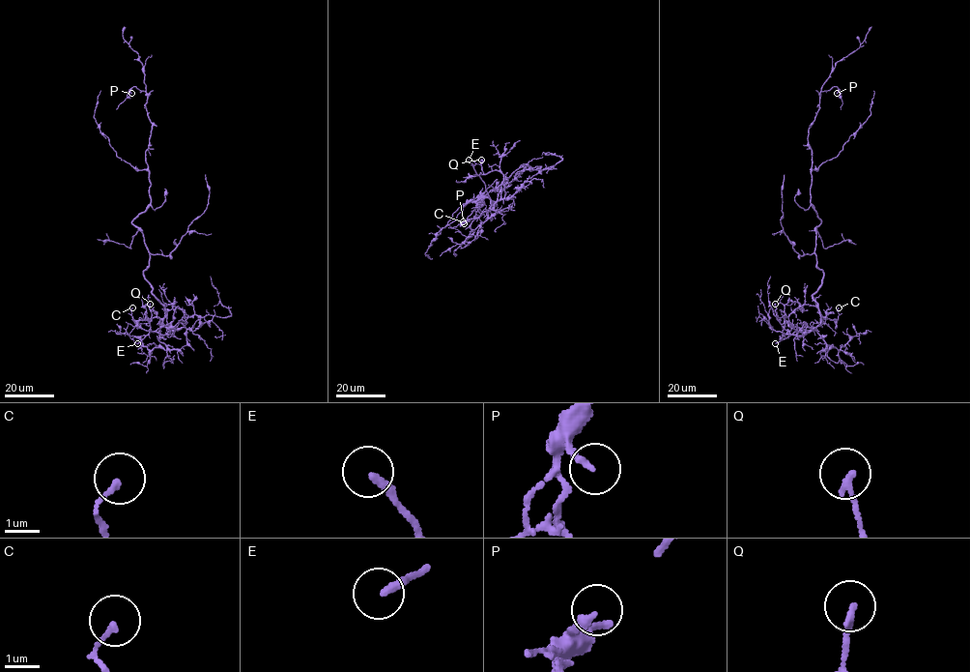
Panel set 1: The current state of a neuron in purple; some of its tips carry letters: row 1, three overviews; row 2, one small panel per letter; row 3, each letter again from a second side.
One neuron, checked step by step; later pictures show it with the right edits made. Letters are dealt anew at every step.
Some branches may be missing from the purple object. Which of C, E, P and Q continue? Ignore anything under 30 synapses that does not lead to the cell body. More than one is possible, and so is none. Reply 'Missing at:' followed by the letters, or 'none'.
Missing at: E

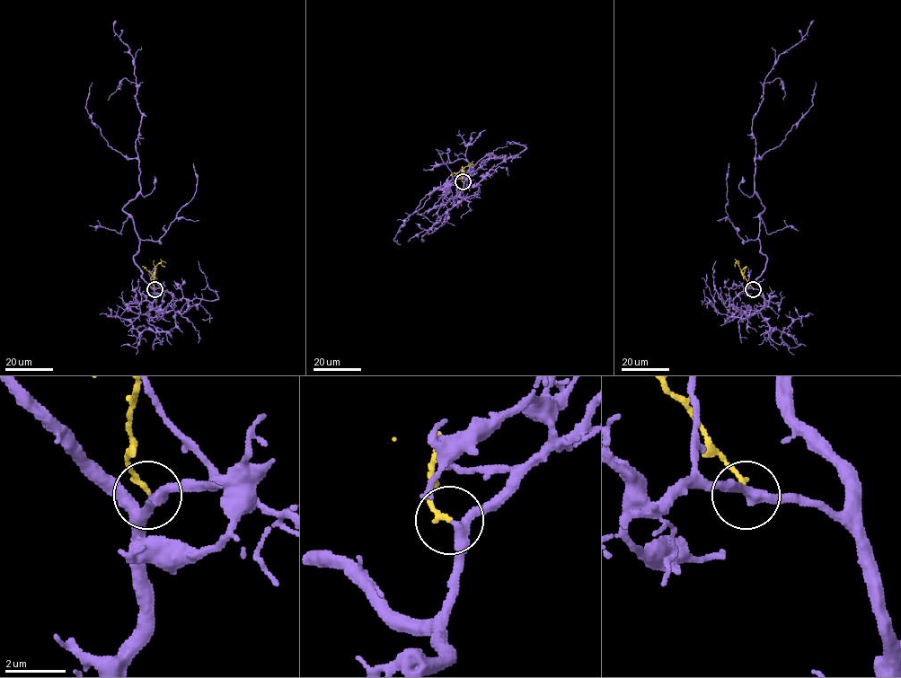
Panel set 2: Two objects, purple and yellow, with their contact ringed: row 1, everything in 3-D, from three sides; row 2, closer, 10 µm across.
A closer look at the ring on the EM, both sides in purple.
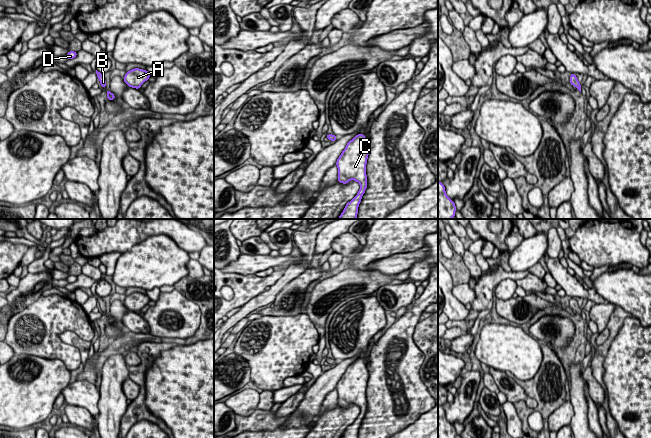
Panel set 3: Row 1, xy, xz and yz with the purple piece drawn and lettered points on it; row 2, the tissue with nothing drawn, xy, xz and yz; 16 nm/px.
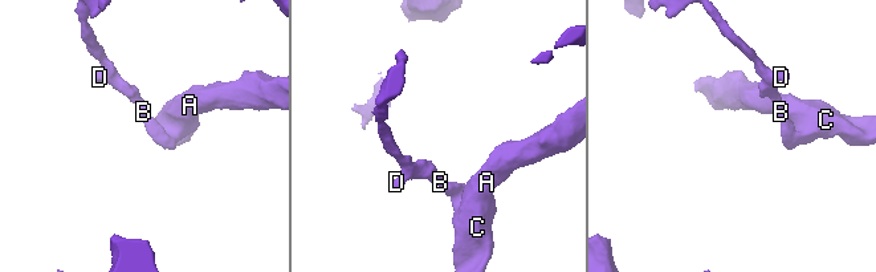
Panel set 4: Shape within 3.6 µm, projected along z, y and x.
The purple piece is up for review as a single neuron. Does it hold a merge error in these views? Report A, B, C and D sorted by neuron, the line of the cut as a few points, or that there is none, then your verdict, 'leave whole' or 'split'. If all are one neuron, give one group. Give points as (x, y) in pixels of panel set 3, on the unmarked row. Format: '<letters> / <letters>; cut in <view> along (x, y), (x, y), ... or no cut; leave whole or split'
A B C D; no cut; leave whole

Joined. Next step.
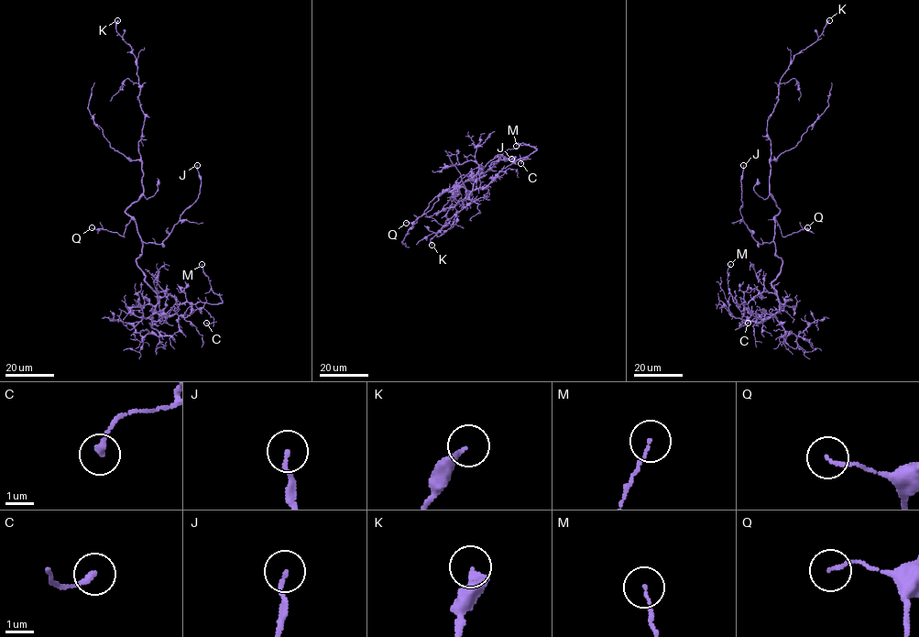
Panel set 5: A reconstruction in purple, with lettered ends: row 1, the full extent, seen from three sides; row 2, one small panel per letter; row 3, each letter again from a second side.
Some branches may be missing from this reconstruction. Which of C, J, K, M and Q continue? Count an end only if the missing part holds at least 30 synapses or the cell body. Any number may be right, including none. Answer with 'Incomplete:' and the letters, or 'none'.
Incomplete: none

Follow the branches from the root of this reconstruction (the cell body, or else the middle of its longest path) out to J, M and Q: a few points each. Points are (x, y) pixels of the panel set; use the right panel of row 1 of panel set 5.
J: (779, 213), (775, 216), (774, 239), (760, 244), (739, 211), (743, 165)
M: (779, 213), (776, 293), (736, 303), (728, 290), (730, 264)
Q: (779, 213), (775, 219), (782, 236), (807, 227)

